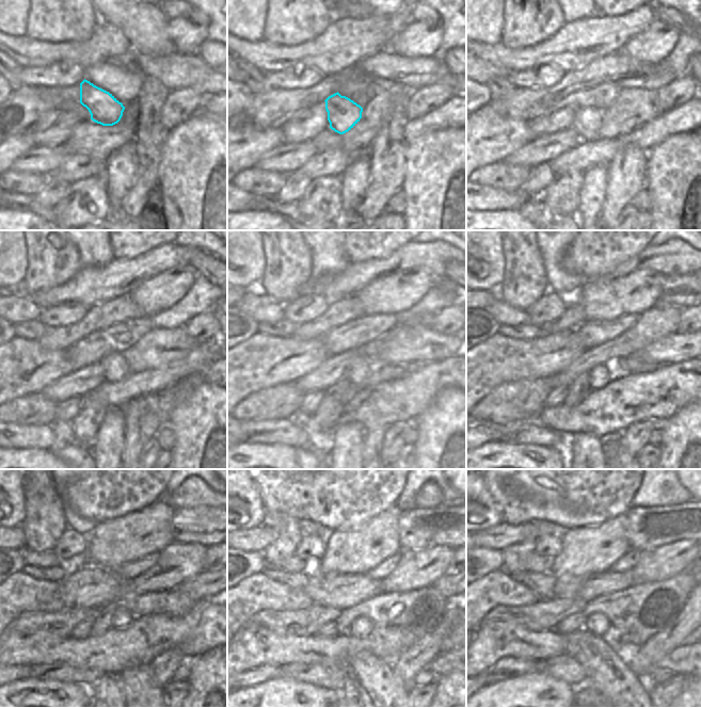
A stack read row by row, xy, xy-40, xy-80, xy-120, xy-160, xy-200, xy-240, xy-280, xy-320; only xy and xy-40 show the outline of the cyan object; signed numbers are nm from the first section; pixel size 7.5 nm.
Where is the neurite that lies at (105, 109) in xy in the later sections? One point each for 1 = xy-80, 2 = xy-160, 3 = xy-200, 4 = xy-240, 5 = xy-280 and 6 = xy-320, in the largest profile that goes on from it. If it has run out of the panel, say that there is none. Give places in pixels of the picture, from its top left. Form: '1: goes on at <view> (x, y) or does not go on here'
1: goes on at xy-80 (587, 123)
2: goes on at xy-160 (361, 369)
3: goes on at xy-200 (600, 375)
4: goes on at xy-240 (123, 617)
5: goes on at xy-280 (361, 626)
6: goes on at xy-320 (598, 625)

